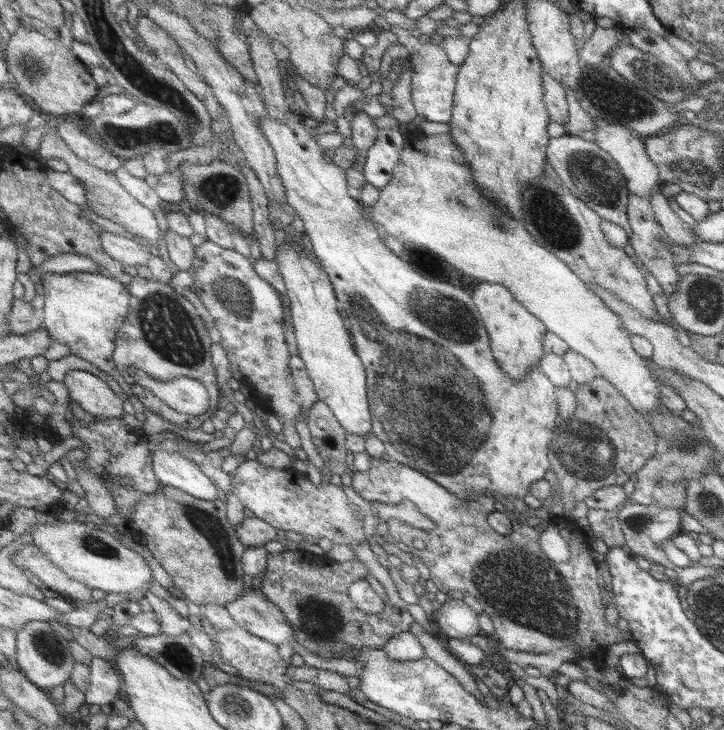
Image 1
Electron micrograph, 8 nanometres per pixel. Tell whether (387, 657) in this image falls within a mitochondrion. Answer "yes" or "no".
no

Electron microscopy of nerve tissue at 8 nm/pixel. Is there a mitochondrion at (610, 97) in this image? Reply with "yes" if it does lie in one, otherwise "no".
yes

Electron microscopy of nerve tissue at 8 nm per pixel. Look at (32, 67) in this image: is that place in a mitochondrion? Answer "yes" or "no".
yes

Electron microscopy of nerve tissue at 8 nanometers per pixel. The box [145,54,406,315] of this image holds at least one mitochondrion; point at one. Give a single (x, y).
(222, 189)

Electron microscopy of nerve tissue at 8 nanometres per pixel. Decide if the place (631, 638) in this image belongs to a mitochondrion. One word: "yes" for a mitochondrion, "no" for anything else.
no

